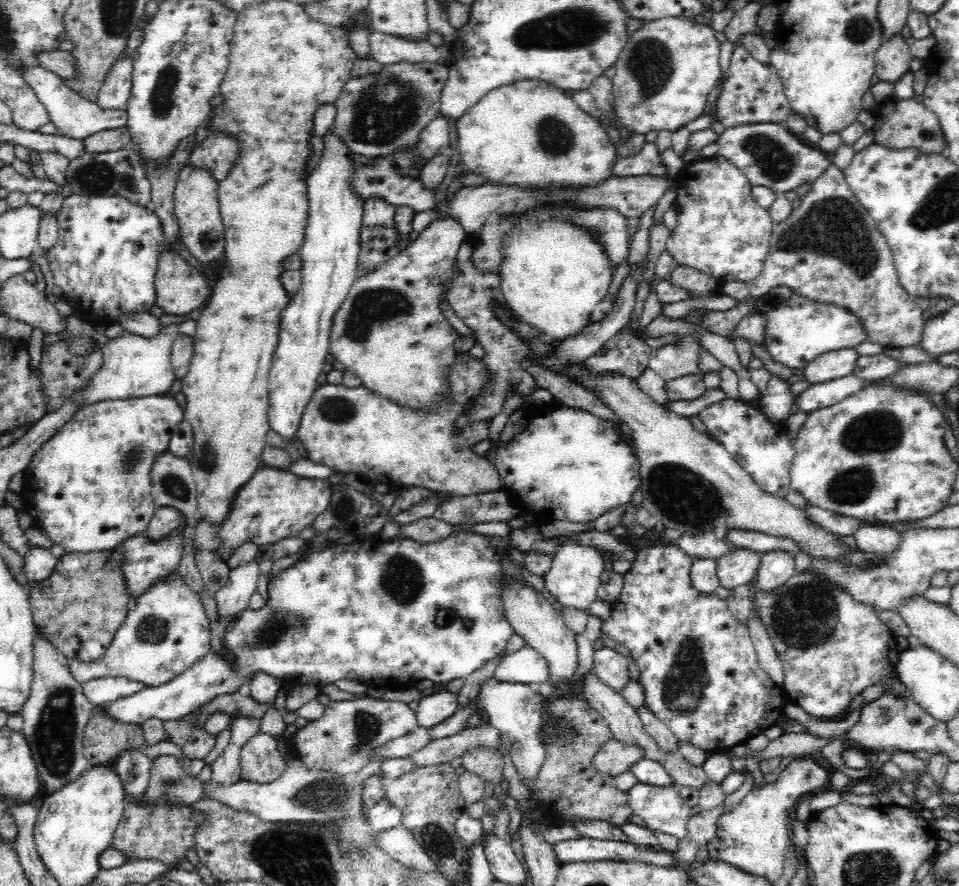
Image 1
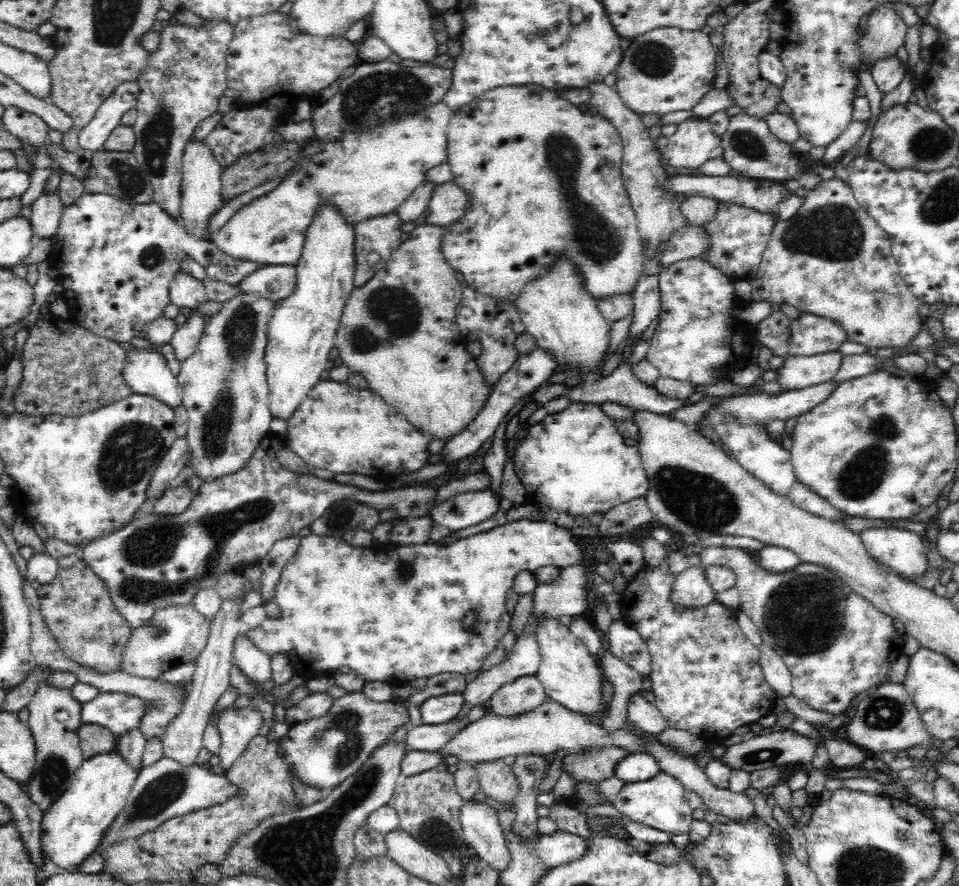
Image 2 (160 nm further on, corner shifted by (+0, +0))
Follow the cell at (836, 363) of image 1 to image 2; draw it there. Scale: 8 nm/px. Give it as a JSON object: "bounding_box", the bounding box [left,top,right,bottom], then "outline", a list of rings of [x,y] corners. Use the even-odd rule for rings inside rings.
{"bounding_box":[776,351,842,391],"outline":[[[839,351],[824,352],[814,356],[786,356],[777,369],[776,382],[786,391],[793,391],[834,378],[840,368],[842,354]]]}

